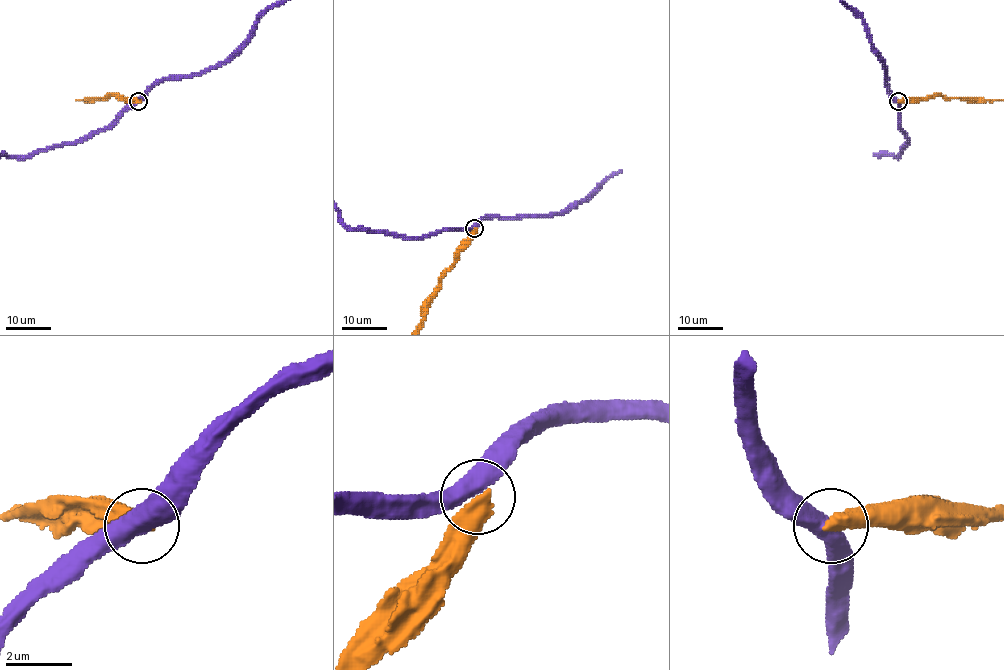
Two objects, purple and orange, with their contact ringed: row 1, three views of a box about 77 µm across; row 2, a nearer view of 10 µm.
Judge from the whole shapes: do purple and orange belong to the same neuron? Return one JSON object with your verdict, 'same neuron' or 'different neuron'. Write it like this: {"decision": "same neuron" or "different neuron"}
{"decision": "different neuron"}

